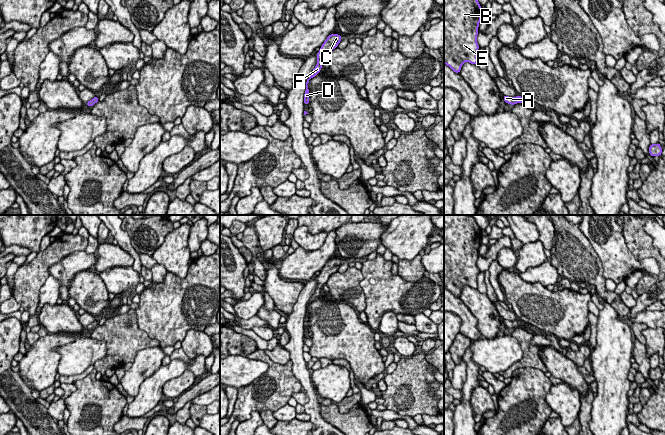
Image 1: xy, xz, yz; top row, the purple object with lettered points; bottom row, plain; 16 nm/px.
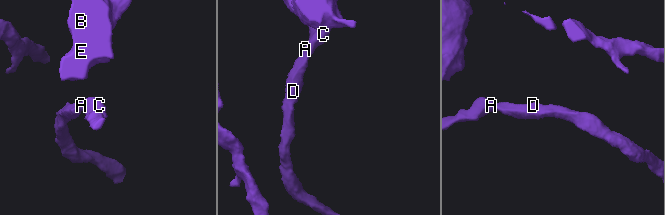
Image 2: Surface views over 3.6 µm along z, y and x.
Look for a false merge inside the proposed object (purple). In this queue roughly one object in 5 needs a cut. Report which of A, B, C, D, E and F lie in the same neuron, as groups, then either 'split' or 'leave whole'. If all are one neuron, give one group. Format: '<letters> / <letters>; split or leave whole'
A B C D E F; leave whole

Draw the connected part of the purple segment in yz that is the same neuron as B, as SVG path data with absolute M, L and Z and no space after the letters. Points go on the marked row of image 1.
M444 0L444 63L455 73L460 73L464 62L478 63L477 35L481 16L478 0Z

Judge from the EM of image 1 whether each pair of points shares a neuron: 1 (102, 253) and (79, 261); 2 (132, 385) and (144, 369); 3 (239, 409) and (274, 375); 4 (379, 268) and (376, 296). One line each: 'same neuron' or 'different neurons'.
1: different neurons
2: same neuron
3: same neuron
4: same neuron

